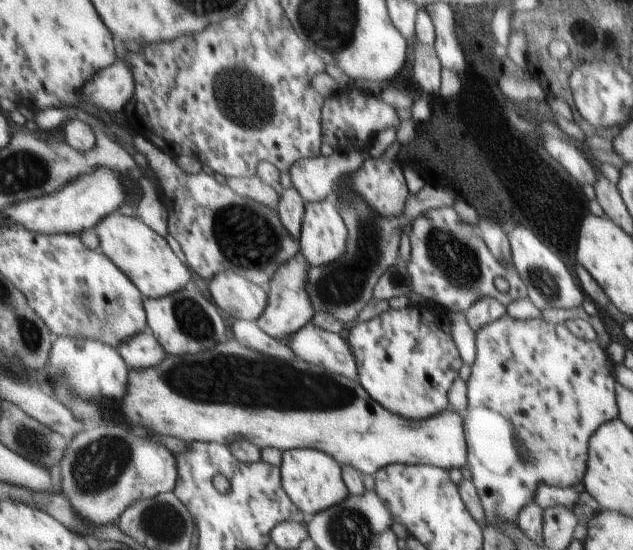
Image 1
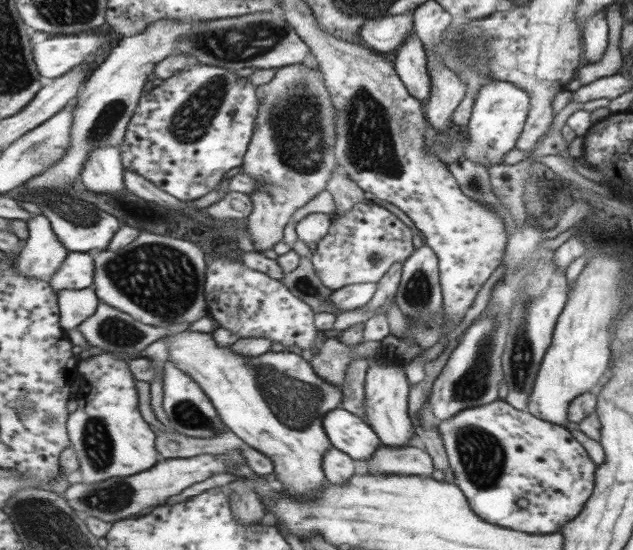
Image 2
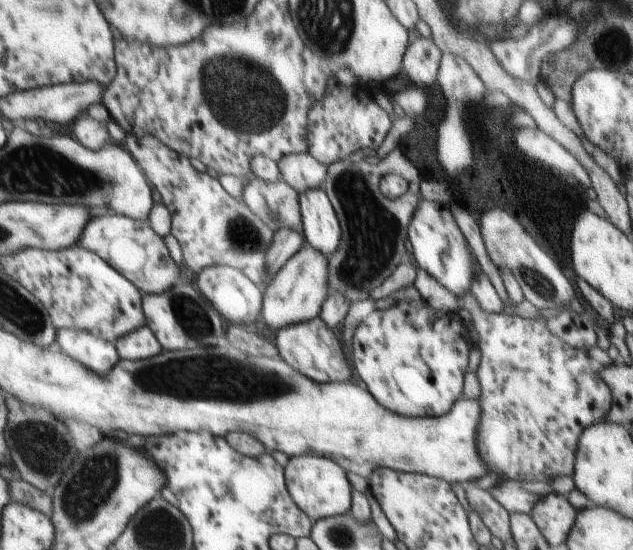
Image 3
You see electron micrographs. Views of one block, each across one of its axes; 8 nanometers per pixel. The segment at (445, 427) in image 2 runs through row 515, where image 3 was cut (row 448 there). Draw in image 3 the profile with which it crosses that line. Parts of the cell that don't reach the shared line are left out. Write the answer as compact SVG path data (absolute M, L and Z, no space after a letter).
M472 294L465 295L461 302L470 312L480 336L482 358L477 372L482 388L479 400L483 405L483 418L479 426L479 450L488 468L492 474L501 475L502 481L518 479L550 483L558 476L572 476L580 434L584 428L601 423L612 406L611 388L602 380L597 364L588 358L587 349L572 348L567 341L554 336L544 320L488 314Z

